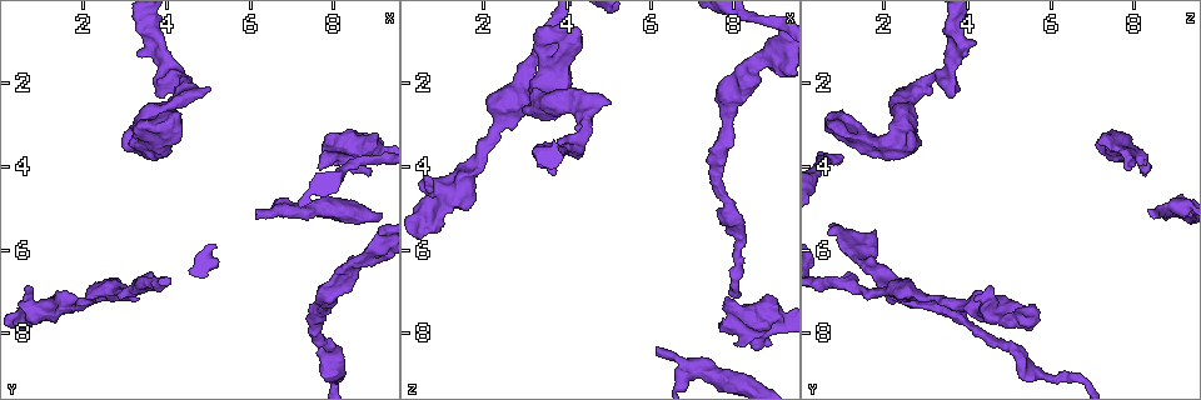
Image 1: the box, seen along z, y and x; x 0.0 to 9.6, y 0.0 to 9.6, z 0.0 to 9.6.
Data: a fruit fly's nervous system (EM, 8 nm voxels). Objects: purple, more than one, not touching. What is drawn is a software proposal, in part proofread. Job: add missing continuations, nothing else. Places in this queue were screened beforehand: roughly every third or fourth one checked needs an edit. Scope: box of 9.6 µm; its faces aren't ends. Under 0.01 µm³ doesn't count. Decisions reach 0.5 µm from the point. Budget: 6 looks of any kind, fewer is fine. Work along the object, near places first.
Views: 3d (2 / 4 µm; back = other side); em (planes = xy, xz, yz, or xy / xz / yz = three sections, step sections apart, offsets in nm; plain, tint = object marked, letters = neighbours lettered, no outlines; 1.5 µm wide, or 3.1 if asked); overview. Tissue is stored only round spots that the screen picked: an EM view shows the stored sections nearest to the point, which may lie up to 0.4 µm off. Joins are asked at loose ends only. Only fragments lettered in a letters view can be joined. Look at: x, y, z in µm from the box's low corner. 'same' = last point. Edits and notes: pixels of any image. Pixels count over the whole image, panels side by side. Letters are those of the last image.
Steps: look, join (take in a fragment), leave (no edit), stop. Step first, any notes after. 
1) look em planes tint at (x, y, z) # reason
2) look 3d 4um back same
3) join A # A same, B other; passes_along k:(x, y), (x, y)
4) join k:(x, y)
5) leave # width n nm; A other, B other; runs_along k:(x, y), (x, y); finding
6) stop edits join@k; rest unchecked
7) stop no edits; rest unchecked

look em planes letters at (8.05, 4.00, 8.30) # branch stops here

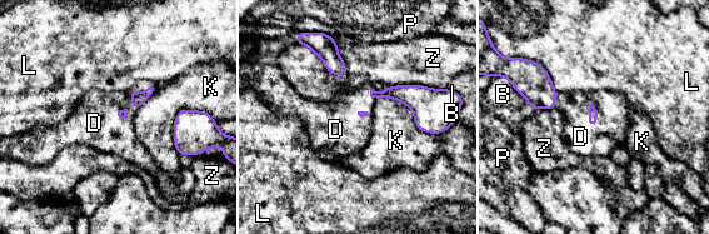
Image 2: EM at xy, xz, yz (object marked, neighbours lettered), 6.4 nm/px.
join D # B other, D same, K other, L other, P other, Z other; it goes on there

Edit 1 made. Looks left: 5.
look overview # redraw

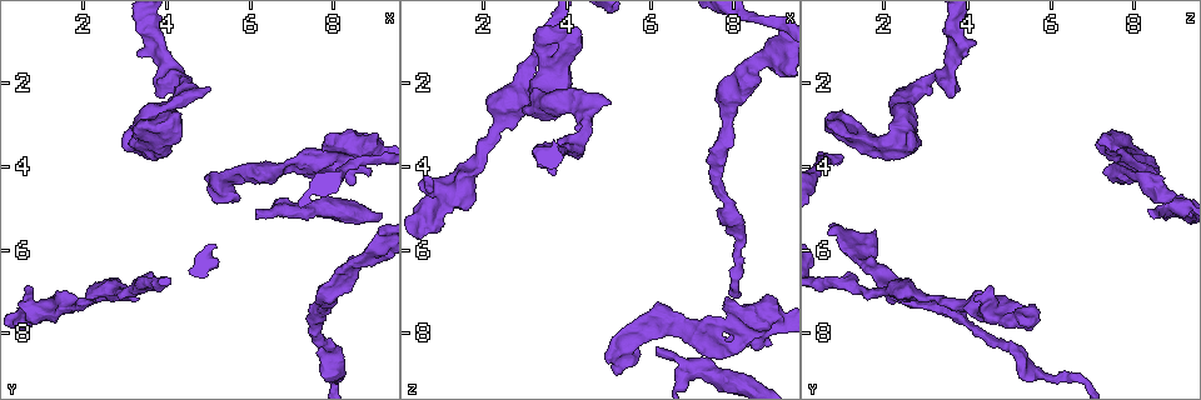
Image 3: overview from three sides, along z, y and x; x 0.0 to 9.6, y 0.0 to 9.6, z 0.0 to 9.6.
look em planes letters at (5.00, 2.20, 2.45) # branch stops here

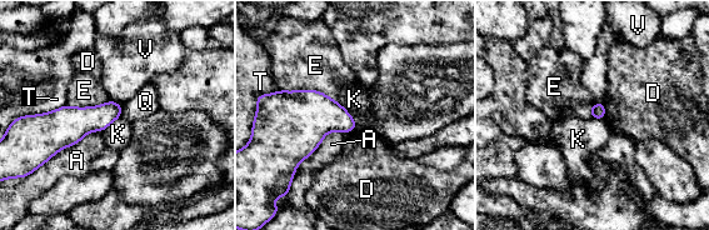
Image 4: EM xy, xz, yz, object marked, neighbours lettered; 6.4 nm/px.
leave # A other, D other, E other, K other, Q other, T other, V other; border 4:(336, 101), (351, 116), (357, 128); no lettered fragment goes on from it

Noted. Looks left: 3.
stop edits join@2; rest unchecked

